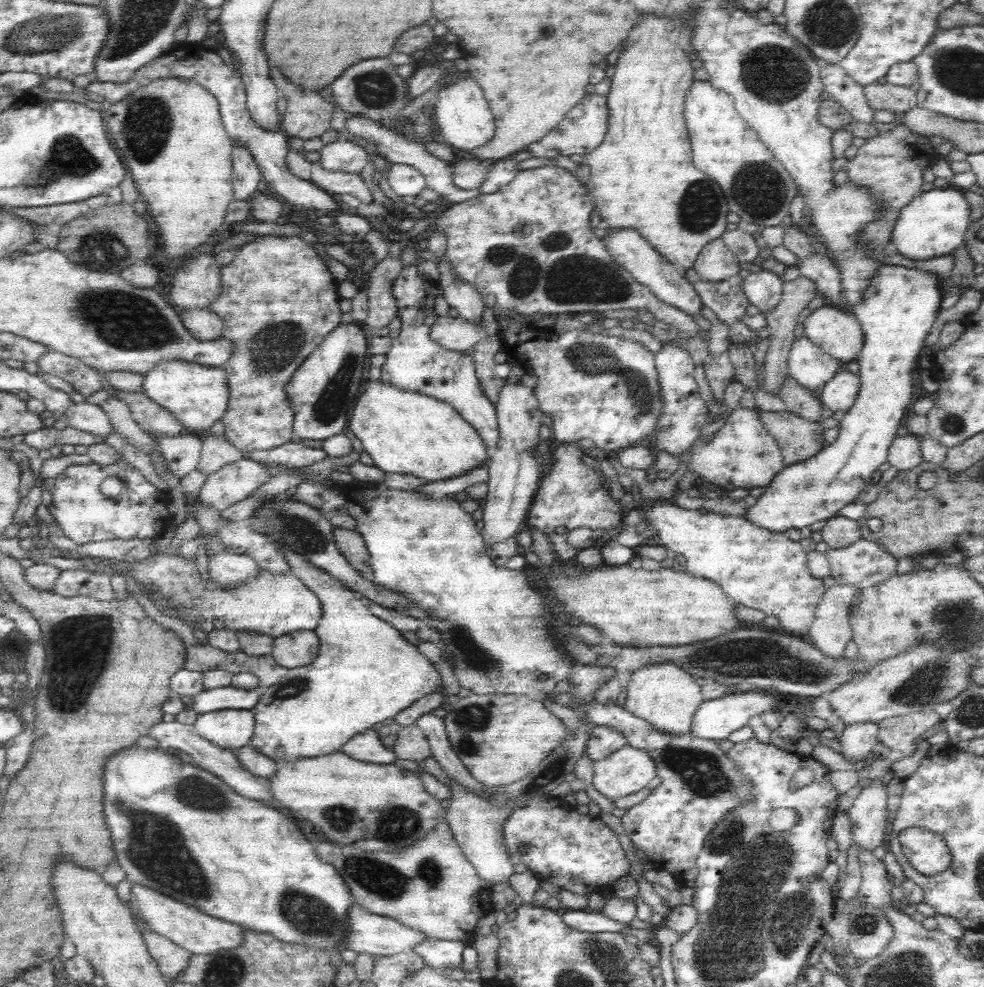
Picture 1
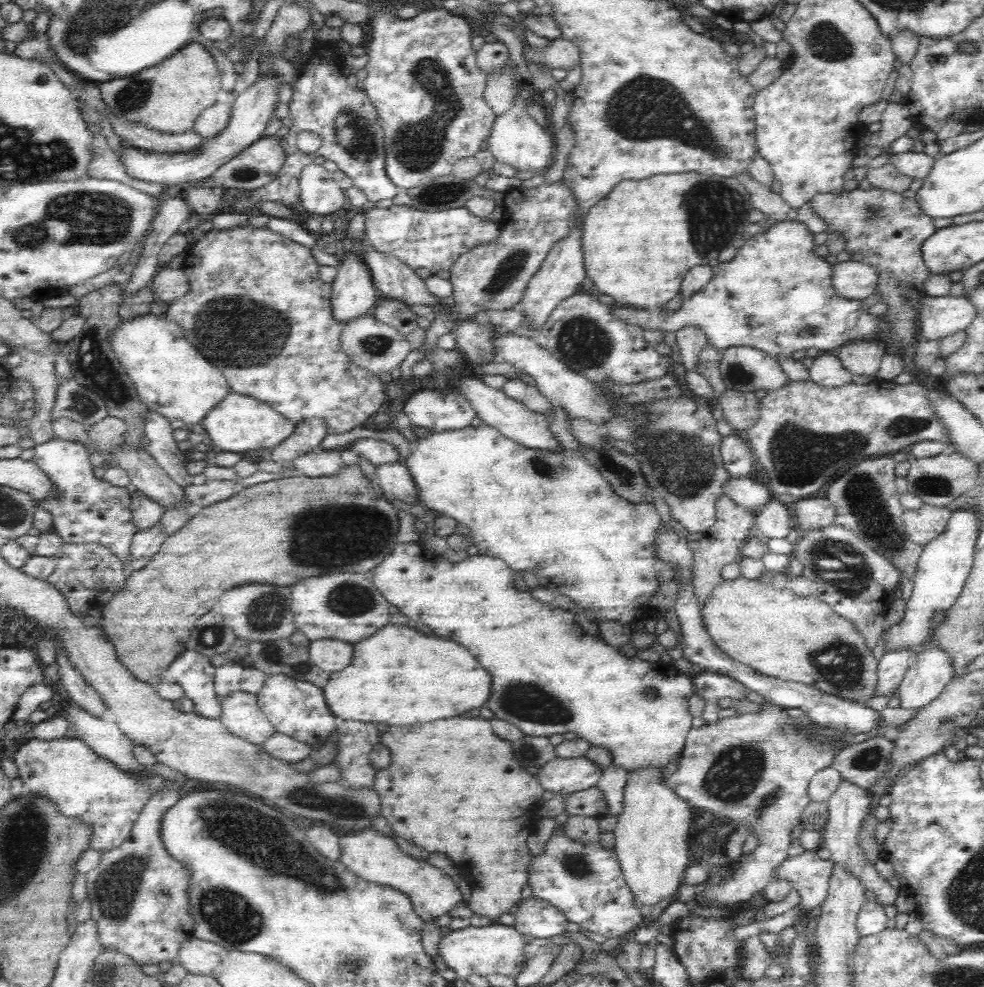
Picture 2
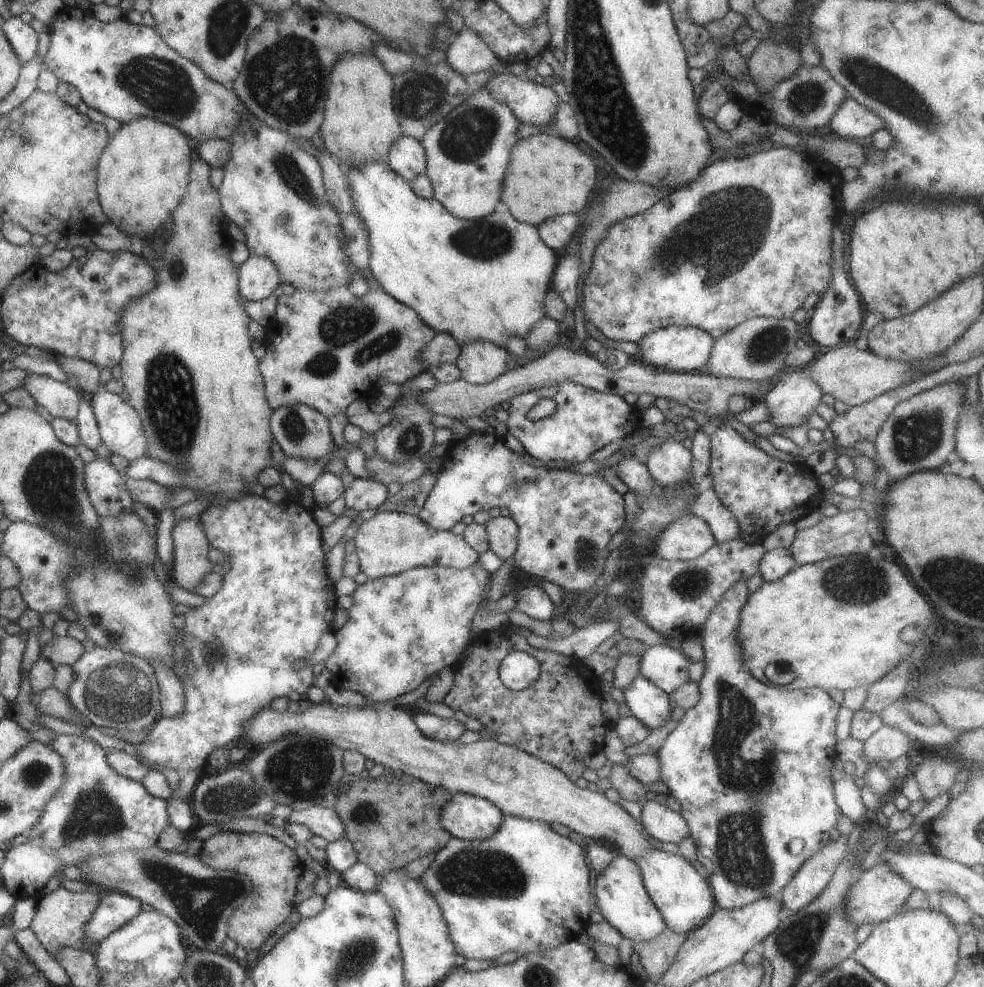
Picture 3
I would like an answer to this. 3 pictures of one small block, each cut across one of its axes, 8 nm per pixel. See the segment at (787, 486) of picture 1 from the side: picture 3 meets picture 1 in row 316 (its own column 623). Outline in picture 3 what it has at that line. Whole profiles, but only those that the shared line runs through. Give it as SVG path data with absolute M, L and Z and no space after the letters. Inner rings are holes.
M618 855L605 866L605 870L597 872L594 891L595 908L601 913L604 922L619 932L621 937L629 939L633 943L645 942L665 930L665 922L663 922L661 914L643 889L641 874L635 863L629 858Z

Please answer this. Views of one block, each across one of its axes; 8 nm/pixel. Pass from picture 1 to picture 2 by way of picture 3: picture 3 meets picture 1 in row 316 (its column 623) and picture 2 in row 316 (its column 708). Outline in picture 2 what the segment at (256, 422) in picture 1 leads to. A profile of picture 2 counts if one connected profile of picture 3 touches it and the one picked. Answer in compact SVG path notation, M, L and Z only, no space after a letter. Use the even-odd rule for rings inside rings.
M232 227L232 230L220 230L206 228L206 234L198 244L185 252L183 263L180 267L188 277L188 292L180 296L178 300L172 300L168 304L168 310L164 315L165 320L170 323L176 323L182 331L184 338L196 347L196 350L206 357L210 364L215 365L223 372L231 392L244 396L251 396L260 402L269 404L276 409L282 416L293 420L296 423L308 422L312 419L320 419L326 425L327 434L344 434L354 428L362 427L362 424L373 418L374 414L384 406L386 402L384 383L380 378L366 369L354 364L347 353L343 351L340 344L340 332L342 324L336 321L332 313L332 284L326 284L317 276L319 265L314 261L310 249L304 245L296 243L288 238L274 233L268 227Z

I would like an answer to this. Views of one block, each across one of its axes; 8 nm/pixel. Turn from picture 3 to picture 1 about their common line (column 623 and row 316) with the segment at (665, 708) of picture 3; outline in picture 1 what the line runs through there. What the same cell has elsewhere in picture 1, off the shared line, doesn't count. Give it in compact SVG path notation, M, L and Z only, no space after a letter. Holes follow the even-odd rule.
M635 230L609 232L603 240L612 260L624 267L640 284L643 284L658 299L681 310L692 319L703 316L704 303L694 285L682 275L682 271L658 254Z

